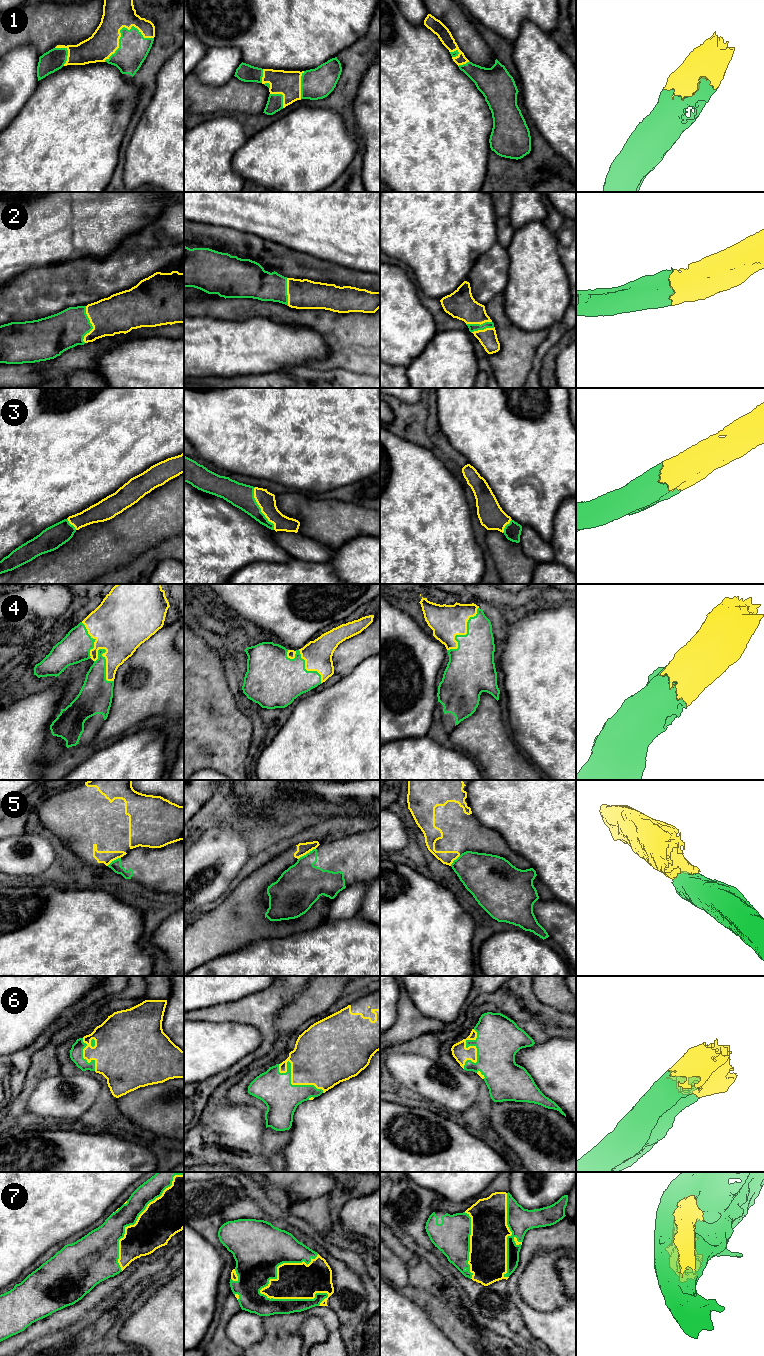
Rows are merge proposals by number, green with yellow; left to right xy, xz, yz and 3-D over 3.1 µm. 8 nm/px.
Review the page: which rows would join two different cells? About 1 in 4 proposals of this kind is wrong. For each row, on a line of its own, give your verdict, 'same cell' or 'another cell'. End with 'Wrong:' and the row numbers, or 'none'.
1: same cell
2: same cell
3: same cell
4: same cell
5: another cell
6: same cell
7: same cell
Wrong: 5

